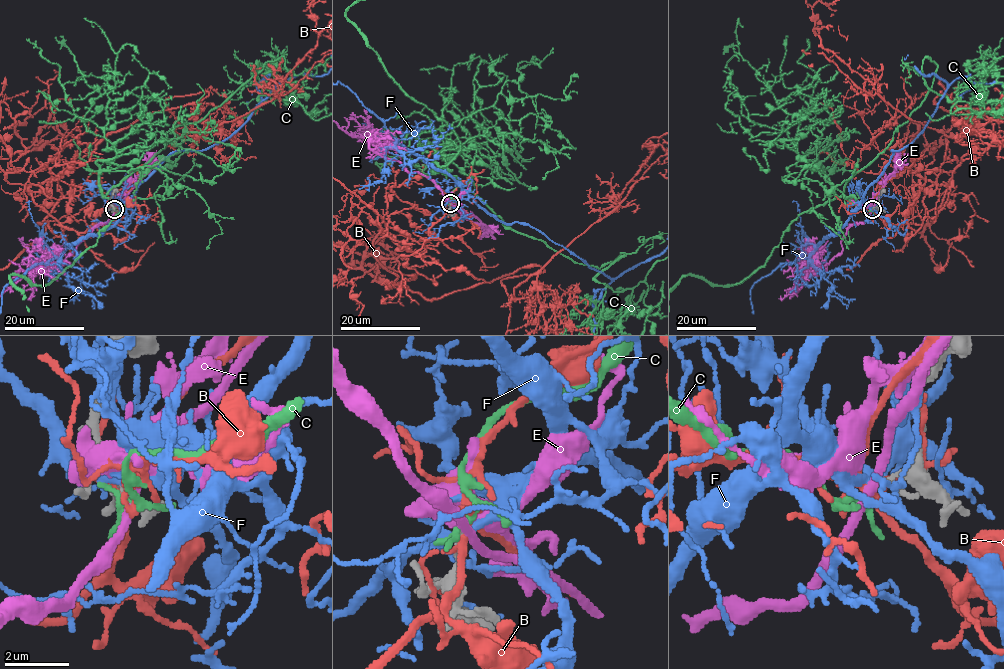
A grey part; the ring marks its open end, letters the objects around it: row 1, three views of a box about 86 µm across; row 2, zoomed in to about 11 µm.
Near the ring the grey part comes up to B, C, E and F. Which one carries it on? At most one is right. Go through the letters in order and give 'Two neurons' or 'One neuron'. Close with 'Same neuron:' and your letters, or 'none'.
B: Two neurons
C: Two neurons
E: Two neurons
F: Two neurons
Same neuron: none

